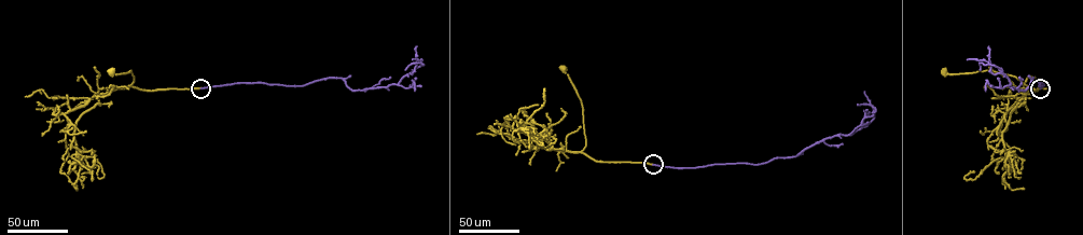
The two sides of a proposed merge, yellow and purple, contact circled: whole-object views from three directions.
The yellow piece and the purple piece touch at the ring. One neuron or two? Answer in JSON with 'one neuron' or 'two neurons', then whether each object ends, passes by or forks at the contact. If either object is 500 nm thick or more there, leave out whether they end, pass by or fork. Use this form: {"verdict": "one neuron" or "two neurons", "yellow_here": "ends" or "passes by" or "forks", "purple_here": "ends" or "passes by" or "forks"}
{"verdict": "two neurons", "yellow_here": "ends", "purple_here": "ends"}

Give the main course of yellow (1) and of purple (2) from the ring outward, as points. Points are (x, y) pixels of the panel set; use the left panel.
1: (200, 88), (143, 91), (128, 85), (134, 82), (130, 70), (120, 74), (111, 71)
2: (200, 88), (299, 86), (334, 78), (362, 91), (397, 84), (424, 65), (412, 63), (405, 70)

